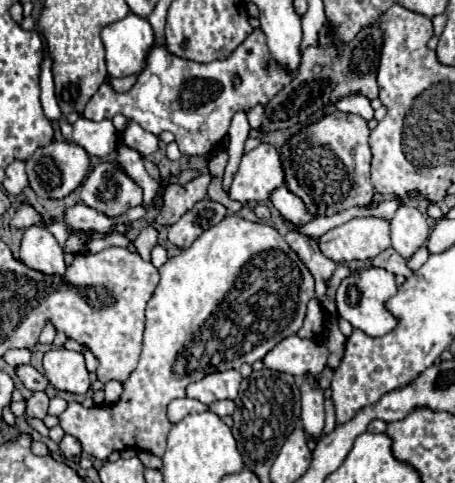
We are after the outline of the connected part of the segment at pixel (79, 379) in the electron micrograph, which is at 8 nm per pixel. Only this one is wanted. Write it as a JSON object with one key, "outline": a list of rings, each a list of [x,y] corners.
{"outline":[[[66,348],[48,350],[42,358],[46,378],[56,390],[86,394],[90,388],[88,370],[84,366],[84,356],[80,352],[70,352]]]}

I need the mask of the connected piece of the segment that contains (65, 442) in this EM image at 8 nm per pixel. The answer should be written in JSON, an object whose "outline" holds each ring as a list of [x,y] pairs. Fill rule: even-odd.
{"outline":[[[64,436],[62,440],[60,440],[60,452],[66,456],[66,458],[72,458],[72,456],[78,456],[80,454],[80,442],[76,440],[76,438],[72,438],[72,436]]]}

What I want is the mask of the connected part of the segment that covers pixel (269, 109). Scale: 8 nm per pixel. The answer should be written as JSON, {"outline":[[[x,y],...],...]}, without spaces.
{"outline":[[[374,22],[364,30],[360,30],[356,38],[344,46],[340,58],[332,58],[332,50],[320,50],[320,46],[308,46],[302,54],[302,62],[296,78],[266,104],[266,114],[262,122],[264,128],[278,130],[278,128],[300,126],[310,118],[310,114],[314,114],[326,104],[332,104],[336,98],[342,98],[346,94],[360,92],[370,100],[378,98],[376,74],[378,74],[382,46],[384,46],[384,32],[380,28],[380,22]]]}

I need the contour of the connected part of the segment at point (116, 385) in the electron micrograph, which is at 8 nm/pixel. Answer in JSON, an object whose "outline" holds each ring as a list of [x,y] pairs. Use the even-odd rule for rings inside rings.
{"outline":[[[111,380],[105,384],[104,393],[105,393],[105,403],[106,405],[115,404],[123,391],[122,384],[118,381]]]}

